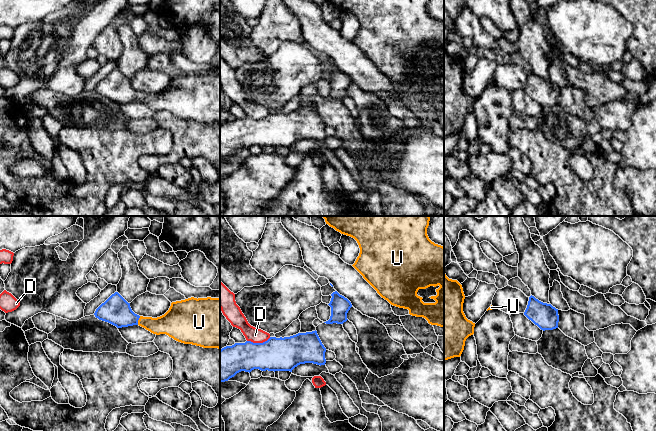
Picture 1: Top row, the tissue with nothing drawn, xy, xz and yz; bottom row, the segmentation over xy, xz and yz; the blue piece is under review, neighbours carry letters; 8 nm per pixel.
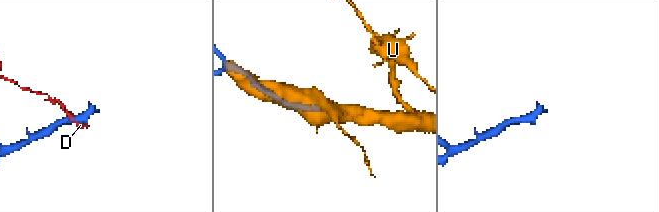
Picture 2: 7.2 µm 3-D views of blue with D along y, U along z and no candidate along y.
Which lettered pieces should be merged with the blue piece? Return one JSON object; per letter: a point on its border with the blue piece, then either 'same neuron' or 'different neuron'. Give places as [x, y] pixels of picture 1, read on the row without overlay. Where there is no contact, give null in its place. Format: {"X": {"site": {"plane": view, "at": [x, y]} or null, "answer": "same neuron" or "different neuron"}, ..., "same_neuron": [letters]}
{"D": {"site": {"plane": "xz", "at": [258, 119]}, "answer": "different neuron"}, "U": {"site": {"plane": "xy", "at": [138, 95]}, "answer": "same neuron"}, "same_neuron": ["U"]}

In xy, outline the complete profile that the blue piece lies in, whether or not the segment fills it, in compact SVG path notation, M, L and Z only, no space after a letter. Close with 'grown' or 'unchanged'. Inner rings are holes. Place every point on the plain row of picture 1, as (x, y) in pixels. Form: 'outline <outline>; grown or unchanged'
outline M118 68L112 70L94 89L99 96L108 98L117 104L139 101L153 110L166 110L174 116L200 122L220 125L220 74L188 74L172 78L169 86L157 94L143 93L135 90Z; grown

